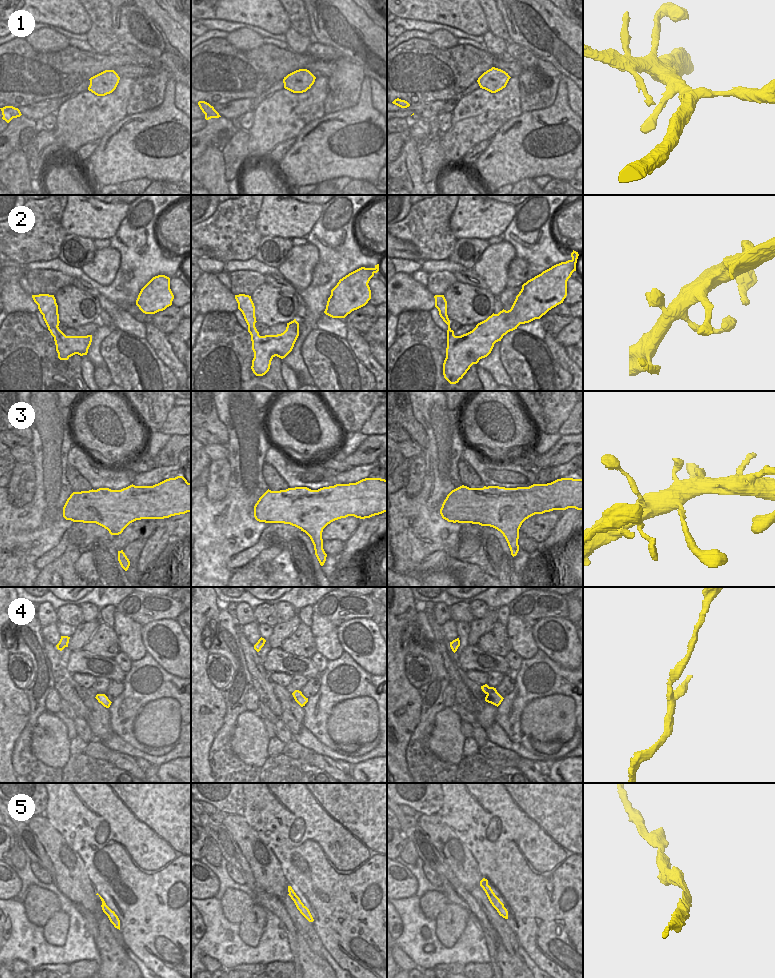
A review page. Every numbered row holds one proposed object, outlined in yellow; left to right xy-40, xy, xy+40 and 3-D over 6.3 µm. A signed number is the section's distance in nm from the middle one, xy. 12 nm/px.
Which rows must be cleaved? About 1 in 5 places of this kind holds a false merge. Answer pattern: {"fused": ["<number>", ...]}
{"fused": []}

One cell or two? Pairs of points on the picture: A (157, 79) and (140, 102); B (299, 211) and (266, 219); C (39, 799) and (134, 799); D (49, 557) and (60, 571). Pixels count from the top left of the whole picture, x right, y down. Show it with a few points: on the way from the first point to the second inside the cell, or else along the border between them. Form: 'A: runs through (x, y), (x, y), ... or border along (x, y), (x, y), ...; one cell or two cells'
A: runs through (154, 85), (145, 96); one cell
B: runs through (291, 217), (276, 217), (274, 219); one cell
C: border along (47, 793), (47, 806), (40, 814); two cells
D: border along (73, 550), (64, 552), (40, 570); two cells

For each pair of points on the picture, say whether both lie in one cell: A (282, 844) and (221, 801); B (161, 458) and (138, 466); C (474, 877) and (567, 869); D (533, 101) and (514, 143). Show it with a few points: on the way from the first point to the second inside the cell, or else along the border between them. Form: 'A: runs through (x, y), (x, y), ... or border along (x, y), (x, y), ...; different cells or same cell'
A: border along (244, 793), (244, 805), (239, 814); different cells
B: border along (151, 458), (157, 466); different cells
C: border along (472, 854), (483, 877); different cells
D: border along (551, 105), (522, 113); different cells

